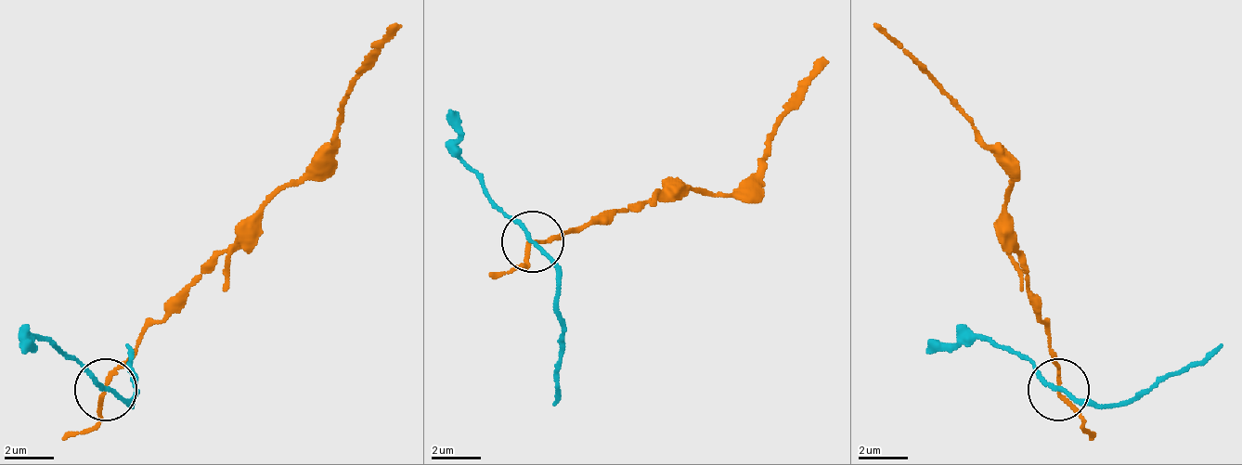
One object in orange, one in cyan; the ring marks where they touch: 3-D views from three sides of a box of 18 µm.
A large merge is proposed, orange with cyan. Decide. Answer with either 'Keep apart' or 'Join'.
Keep apart

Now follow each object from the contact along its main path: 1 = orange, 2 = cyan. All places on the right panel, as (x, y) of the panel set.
1: (1060, 388), (1048, 320), (1011, 234), (1011, 172), (979, 141), (925, 73), (874, 24)
2: (1060, 388), (1091, 406), (1128, 406), (1221, 344)

